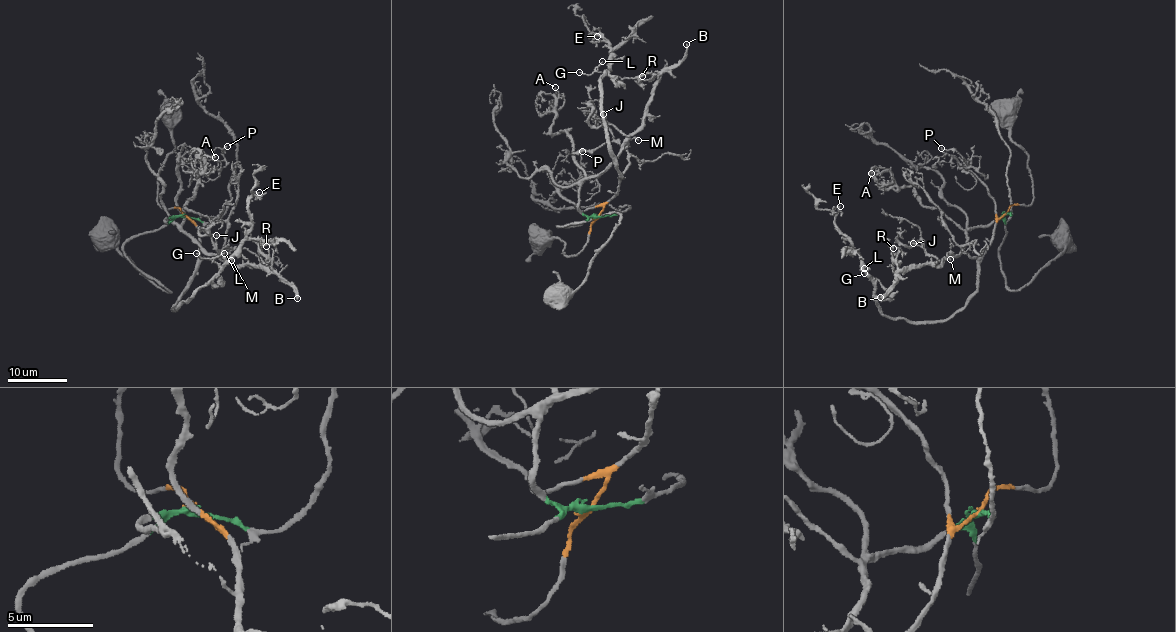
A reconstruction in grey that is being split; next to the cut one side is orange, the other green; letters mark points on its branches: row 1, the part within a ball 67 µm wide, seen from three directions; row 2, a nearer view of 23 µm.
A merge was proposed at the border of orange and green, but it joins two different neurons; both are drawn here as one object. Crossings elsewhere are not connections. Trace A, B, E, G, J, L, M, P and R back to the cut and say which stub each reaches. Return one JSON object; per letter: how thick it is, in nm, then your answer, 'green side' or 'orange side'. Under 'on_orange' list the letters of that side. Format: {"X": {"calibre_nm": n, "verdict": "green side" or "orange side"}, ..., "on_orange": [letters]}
{"A": {"calibre_nm": 140, "verdict": "green side"}, "B": {"calibre_nm": 320, "verdict": "green side"}, "E": {"calibre_nm": 160, "verdict": "orange side"}, "G": {"calibre_nm": 140, "verdict": "orange side"}, "J": {"calibre_nm": 140, "verdict": "green side"}, "L": {"calibre_nm": 160, "verdict": "orange side"}, "M": {"calibre_nm": 180, "verdict": "green side"}, "P": {"calibre_nm": 170, "verdict": "orange side"}, "R": {"calibre_nm": 150, "verdict": "green side"}, "on_orange": ["E", "G", "L", "P"]}

